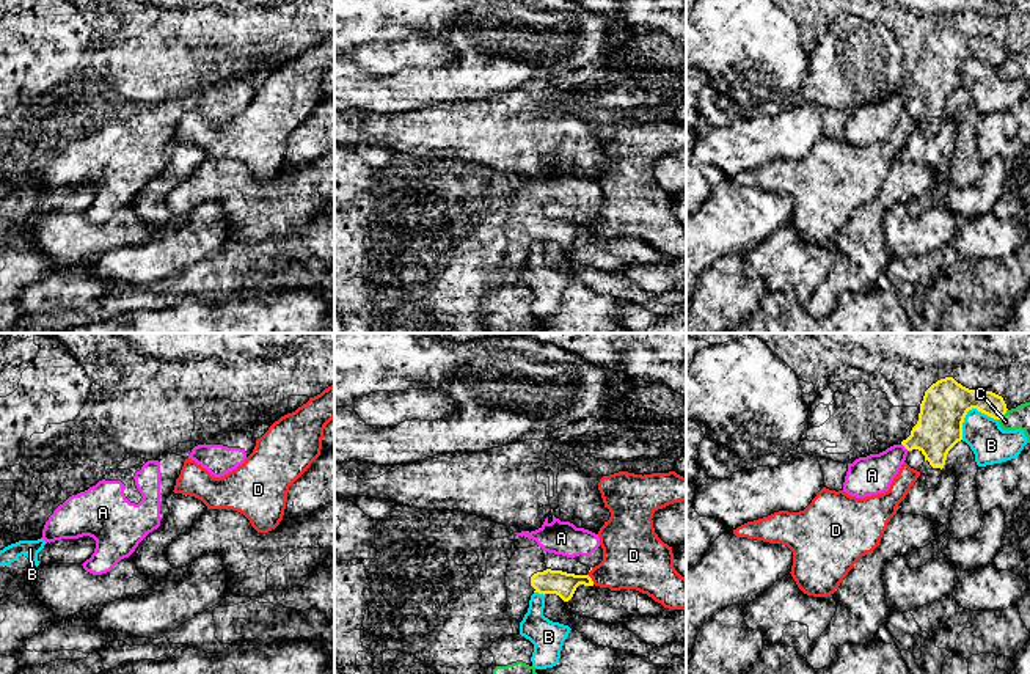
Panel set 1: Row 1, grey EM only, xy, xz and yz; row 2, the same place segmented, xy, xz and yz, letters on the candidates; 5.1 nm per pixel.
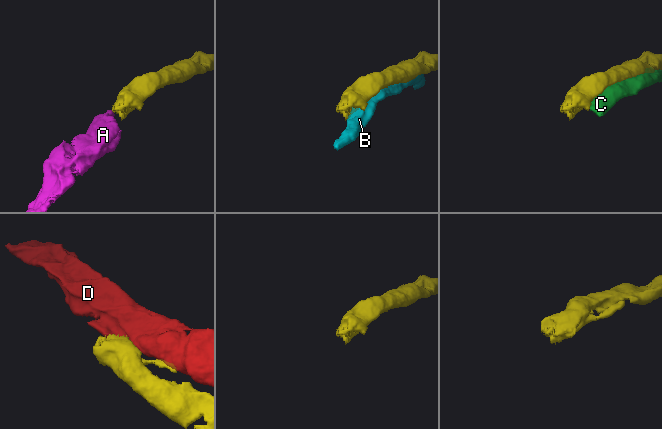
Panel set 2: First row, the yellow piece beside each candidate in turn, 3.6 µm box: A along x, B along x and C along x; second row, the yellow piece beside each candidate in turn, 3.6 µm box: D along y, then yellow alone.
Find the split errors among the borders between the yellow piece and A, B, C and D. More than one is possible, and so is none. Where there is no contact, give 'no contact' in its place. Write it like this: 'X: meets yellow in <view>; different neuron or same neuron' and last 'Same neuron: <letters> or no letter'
A: meets yellow in yz; same neuron
B: meets yellow in yz; different neuron
C: meets yellow in yz; different neuron
D: meets yellow in xz; different neuron
Same neuron: A

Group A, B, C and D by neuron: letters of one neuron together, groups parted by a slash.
A / B / C / D

